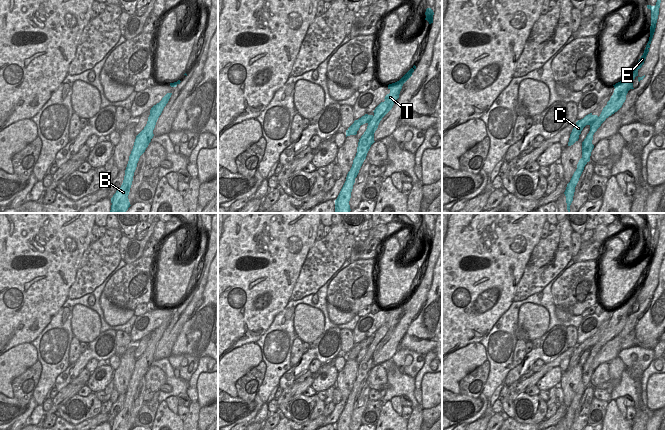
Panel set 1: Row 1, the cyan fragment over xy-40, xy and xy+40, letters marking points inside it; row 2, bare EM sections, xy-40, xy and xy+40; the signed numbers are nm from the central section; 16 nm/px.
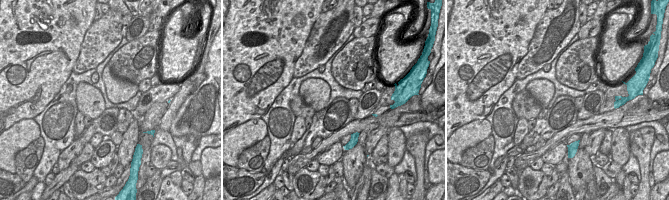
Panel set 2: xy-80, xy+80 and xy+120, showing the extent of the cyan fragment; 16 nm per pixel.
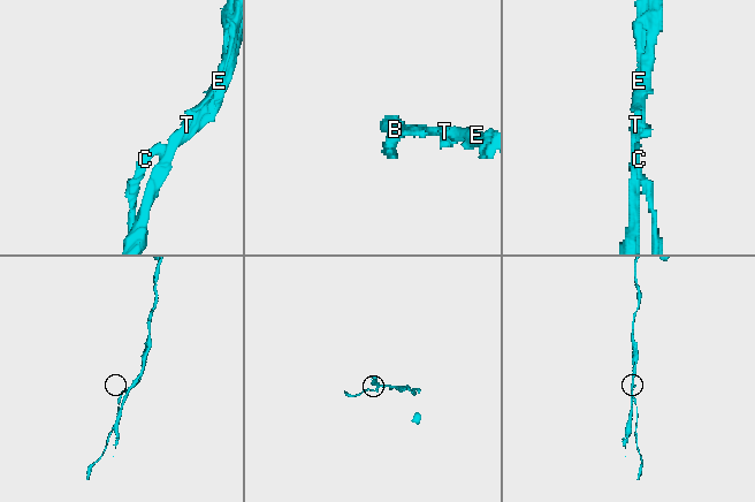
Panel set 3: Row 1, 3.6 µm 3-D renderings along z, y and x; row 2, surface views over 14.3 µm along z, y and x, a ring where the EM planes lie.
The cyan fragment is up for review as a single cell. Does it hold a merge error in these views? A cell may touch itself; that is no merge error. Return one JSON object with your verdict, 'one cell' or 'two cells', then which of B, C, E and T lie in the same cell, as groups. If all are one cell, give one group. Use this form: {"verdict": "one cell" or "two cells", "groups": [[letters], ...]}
{"verdict": "two cells", "groups": [["B", "E", "T"], ["C"]]}

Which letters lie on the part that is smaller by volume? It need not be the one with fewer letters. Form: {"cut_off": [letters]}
{"cut_off": ["C"]}

